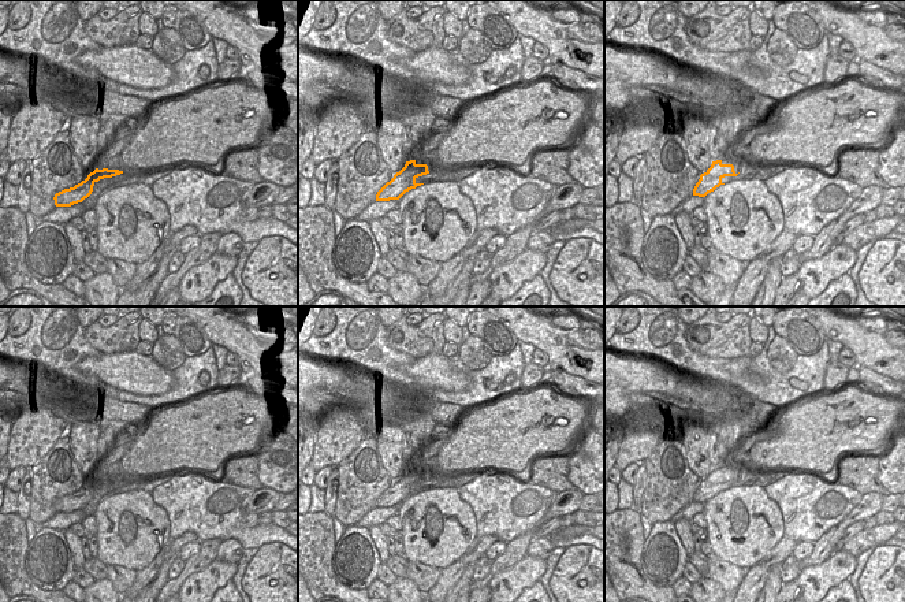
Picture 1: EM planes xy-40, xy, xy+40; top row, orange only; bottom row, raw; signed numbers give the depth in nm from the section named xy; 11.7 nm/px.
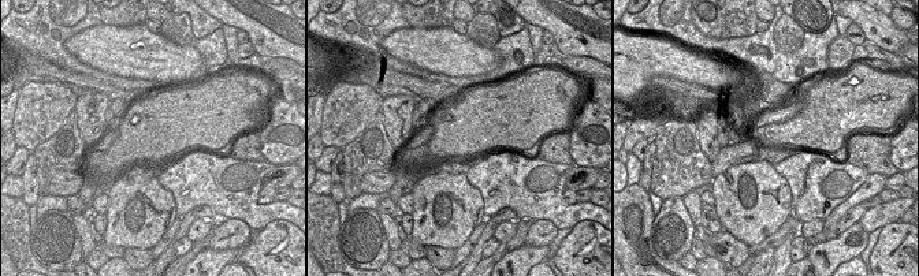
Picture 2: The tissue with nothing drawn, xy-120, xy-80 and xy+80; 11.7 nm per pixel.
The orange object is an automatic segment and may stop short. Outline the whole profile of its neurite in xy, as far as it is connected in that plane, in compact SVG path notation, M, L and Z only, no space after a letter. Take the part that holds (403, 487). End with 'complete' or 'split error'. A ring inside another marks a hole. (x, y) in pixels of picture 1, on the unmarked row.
M420 462L406 468L405 473L377 498L376 508L399 506L406 498L424 491L417 490L416 486L433 477L433 473L433 468Z; split error

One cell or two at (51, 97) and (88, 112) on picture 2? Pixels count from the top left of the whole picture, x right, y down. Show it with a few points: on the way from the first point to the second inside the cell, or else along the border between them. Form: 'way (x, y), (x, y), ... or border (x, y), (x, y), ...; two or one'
border (78, 97), (73, 109); two

